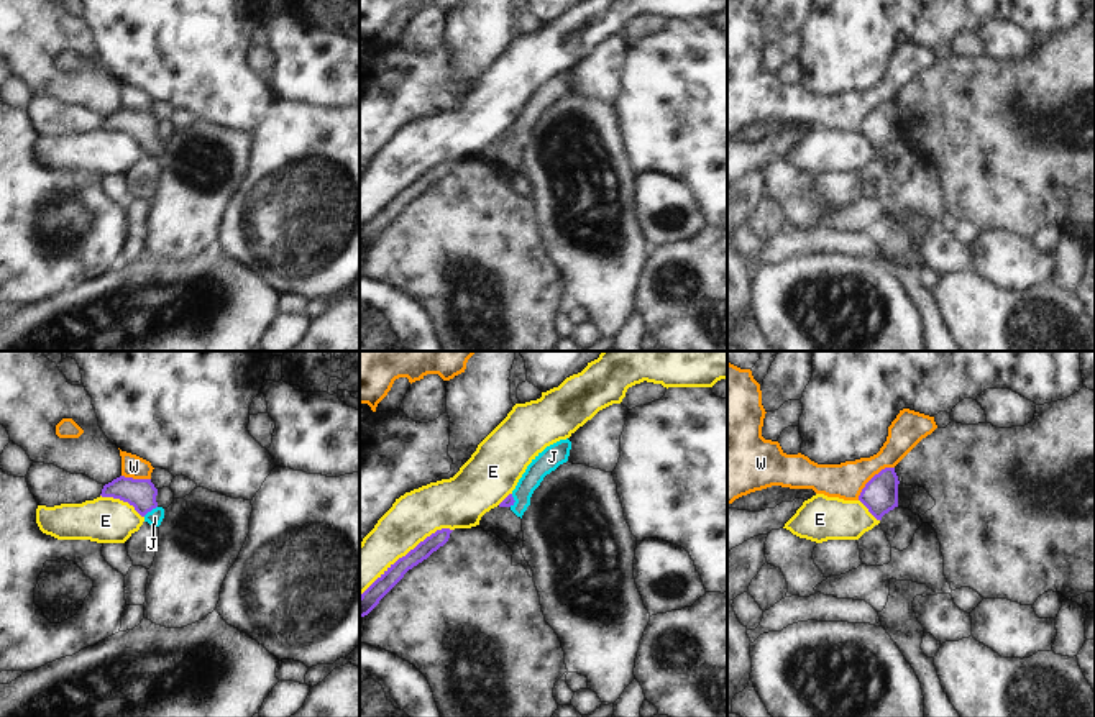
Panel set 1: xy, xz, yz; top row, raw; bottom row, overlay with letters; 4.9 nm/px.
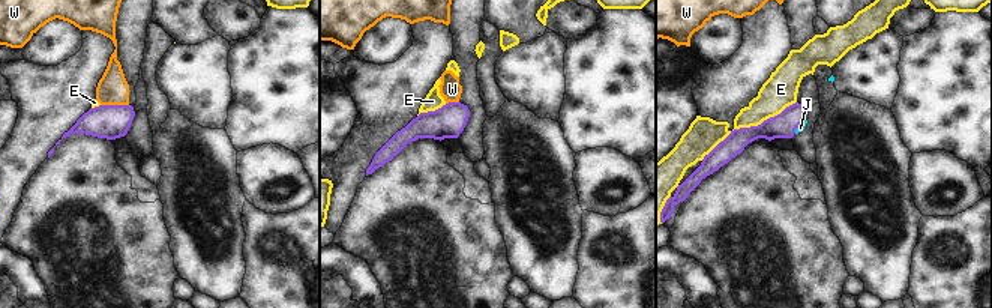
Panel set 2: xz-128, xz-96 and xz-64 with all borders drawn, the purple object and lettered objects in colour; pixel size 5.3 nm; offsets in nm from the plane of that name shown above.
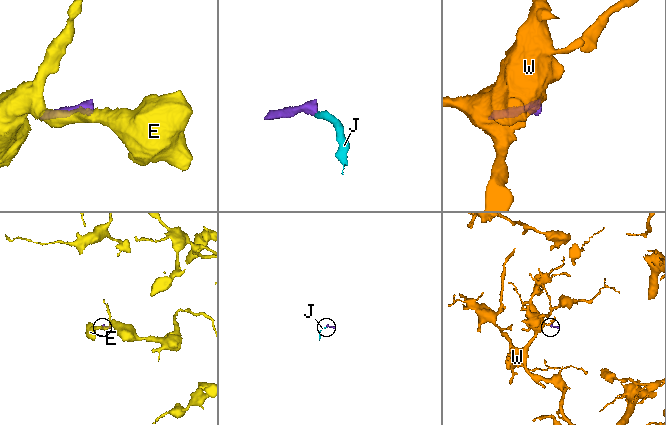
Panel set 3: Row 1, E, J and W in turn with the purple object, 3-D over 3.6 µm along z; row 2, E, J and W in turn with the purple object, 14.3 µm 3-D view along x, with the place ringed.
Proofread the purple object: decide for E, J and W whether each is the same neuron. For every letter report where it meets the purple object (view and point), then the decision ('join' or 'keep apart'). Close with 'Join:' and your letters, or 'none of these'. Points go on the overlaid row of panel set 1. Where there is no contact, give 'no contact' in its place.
E: meets purple in xz at (406, 555); keep apart
J: meets purple in xy at (150, 511); join
W: meets purple in yz at (872, 478); keep apart
Join: J

